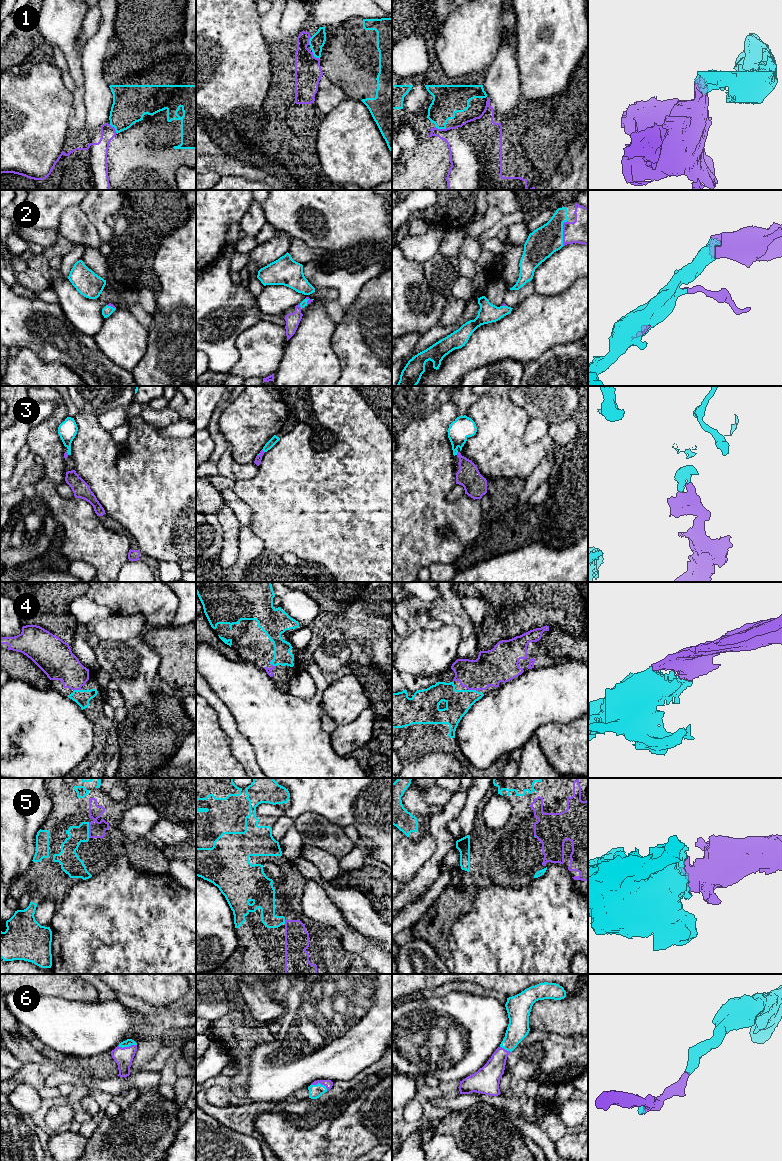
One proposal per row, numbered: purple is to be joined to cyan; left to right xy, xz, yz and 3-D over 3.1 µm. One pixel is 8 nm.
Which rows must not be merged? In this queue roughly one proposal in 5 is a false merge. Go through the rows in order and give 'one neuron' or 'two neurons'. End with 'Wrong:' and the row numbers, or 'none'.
1: two neurons
2: one neuron
3: one neuron
4: one neuron
5: one neuron
6: one neuron
Wrong: 1

